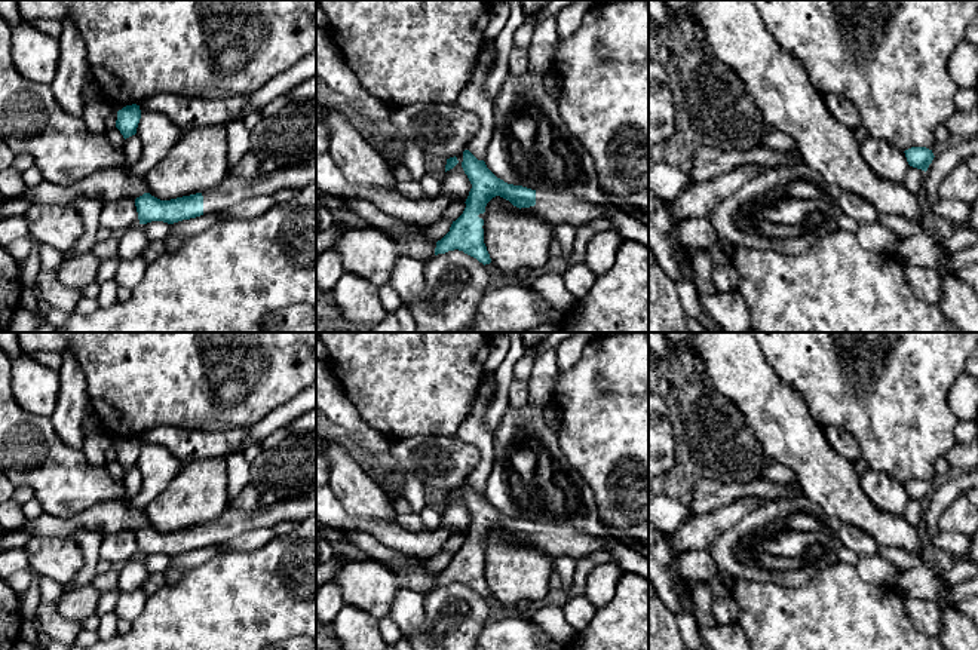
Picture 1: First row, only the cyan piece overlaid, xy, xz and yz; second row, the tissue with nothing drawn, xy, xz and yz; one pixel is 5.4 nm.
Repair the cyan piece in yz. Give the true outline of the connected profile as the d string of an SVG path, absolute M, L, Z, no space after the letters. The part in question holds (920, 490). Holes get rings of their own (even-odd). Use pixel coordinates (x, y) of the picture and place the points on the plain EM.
M911 479L904 485L910 499L922 502L925 505L928 503L929 497L935 490L932 482L926 479Z

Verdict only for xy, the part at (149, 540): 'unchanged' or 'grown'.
grown

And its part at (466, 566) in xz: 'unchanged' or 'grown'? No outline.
grown

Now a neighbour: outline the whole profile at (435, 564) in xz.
M441 551L429 559L423 559L421 571L436 576L450 564L451 557L451 552Z

